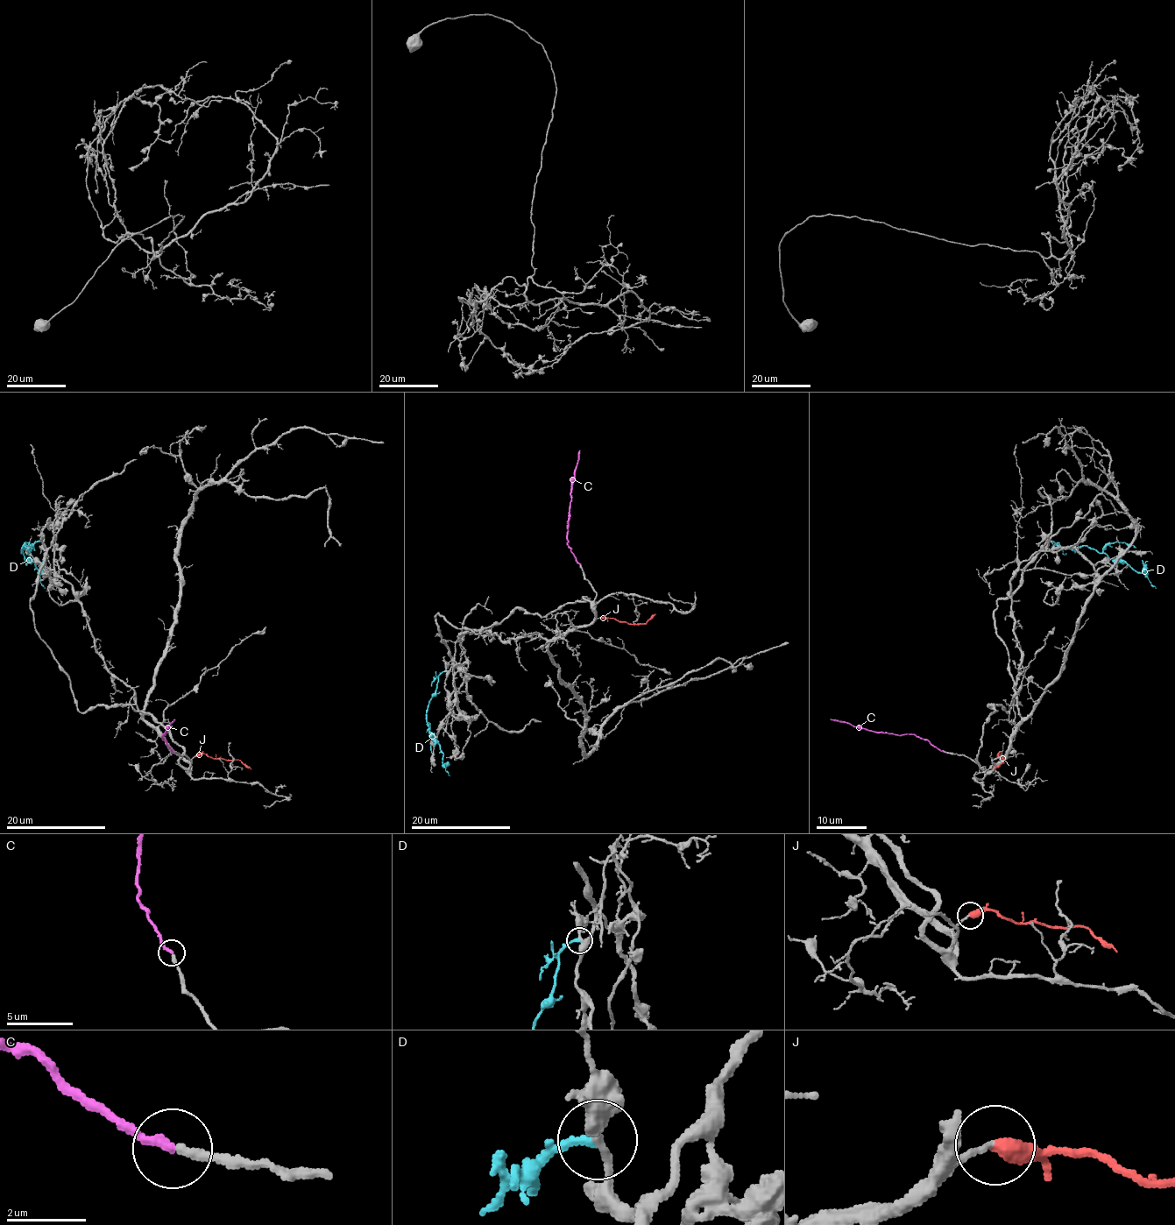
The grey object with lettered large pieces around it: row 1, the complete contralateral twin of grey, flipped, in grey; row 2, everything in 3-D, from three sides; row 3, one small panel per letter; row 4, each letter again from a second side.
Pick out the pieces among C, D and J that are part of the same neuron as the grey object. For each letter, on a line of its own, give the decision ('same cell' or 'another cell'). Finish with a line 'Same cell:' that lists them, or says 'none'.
C: same cell
D: another cell
J: another cell
Same cell: C

